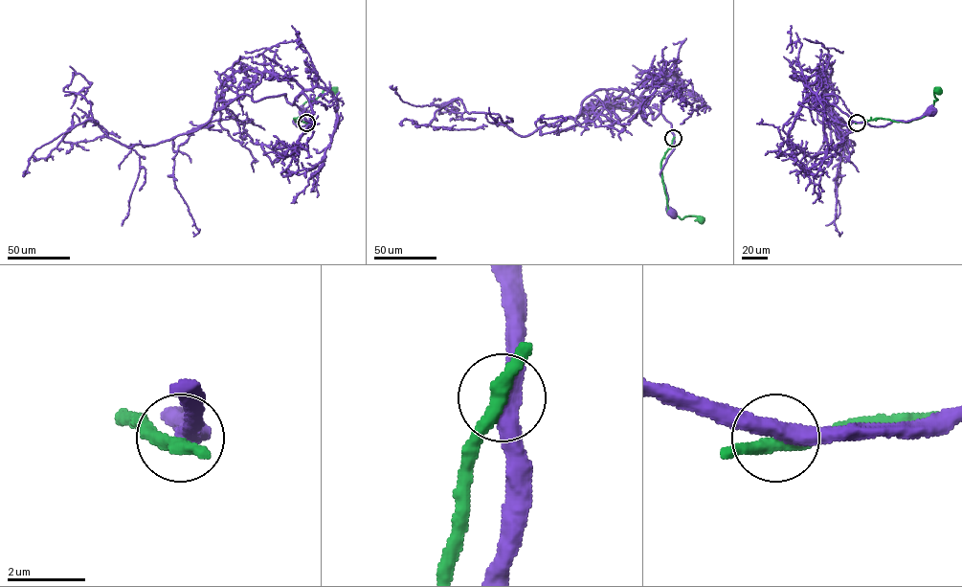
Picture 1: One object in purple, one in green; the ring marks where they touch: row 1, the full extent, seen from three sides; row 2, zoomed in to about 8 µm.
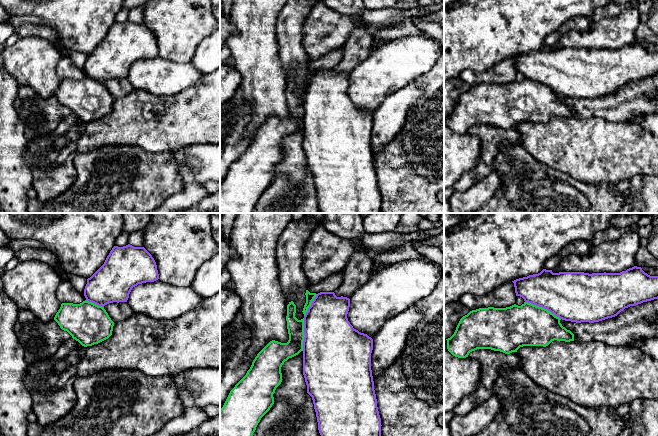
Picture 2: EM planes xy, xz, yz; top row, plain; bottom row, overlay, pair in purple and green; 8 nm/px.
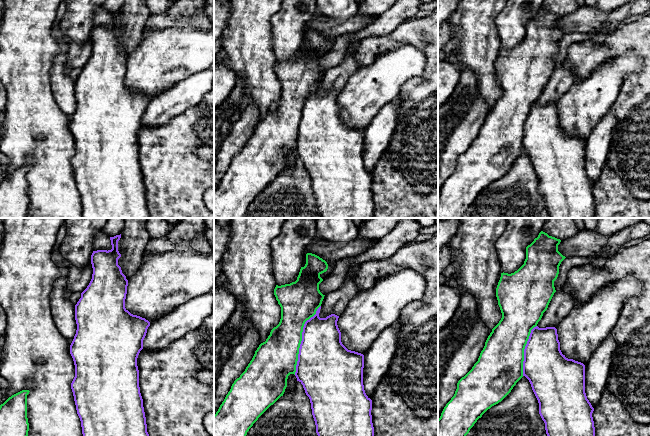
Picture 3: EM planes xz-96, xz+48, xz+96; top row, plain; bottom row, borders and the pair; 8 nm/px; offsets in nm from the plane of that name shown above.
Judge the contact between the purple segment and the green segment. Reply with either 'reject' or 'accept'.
reject

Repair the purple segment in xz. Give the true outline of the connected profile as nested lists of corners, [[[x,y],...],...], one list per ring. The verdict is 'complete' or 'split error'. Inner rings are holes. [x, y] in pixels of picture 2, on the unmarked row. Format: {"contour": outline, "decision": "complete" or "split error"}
{"contour": [[[320,68],[316,71],[304,92],[304,117],[303,117],[303,151],[307,161],[307,169],[312,173],[316,188],[318,206],[321,213],[381,213],[381,194],[377,183],[377,175],[374,166],[374,157],[371,146],[371,129],[373,115],[367,110],[354,105],[347,94],[350,83],[350,75],[337,73],[334,68]]], "decision": "complete"}

